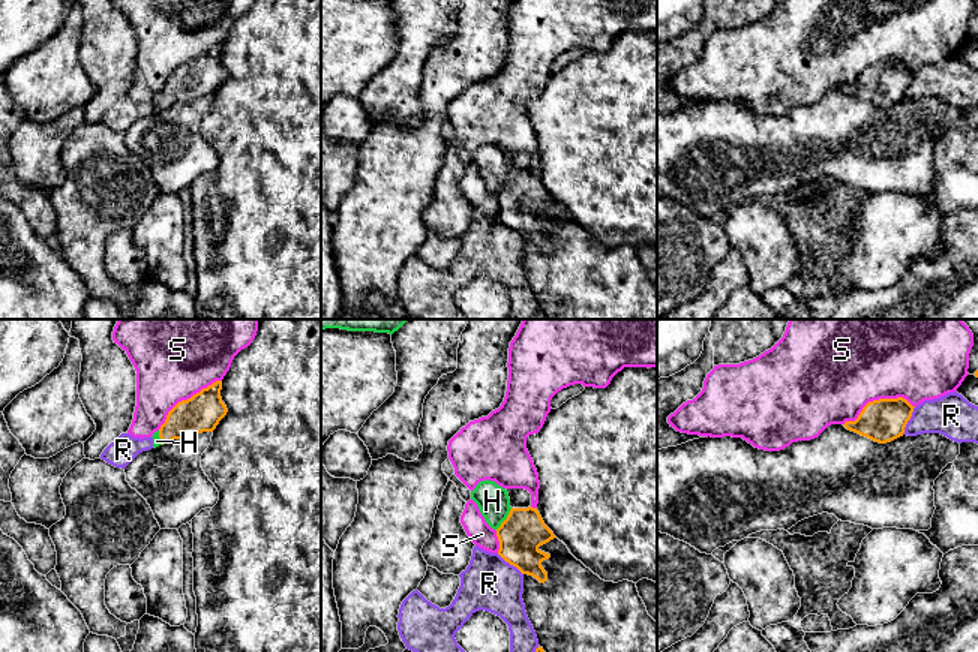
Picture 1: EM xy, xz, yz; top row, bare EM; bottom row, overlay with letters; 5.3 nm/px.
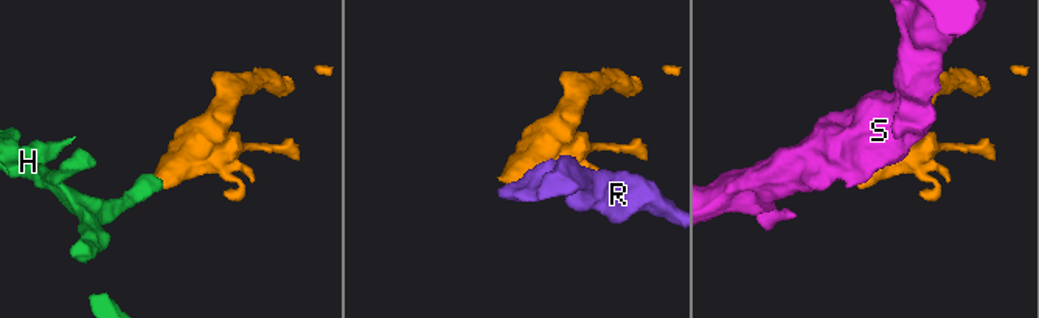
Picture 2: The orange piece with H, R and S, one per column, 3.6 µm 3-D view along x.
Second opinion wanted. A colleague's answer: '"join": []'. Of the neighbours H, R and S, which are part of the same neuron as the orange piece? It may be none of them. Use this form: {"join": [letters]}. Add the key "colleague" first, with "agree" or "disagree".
{"colleague": "disagree", "join": ["H"]}

